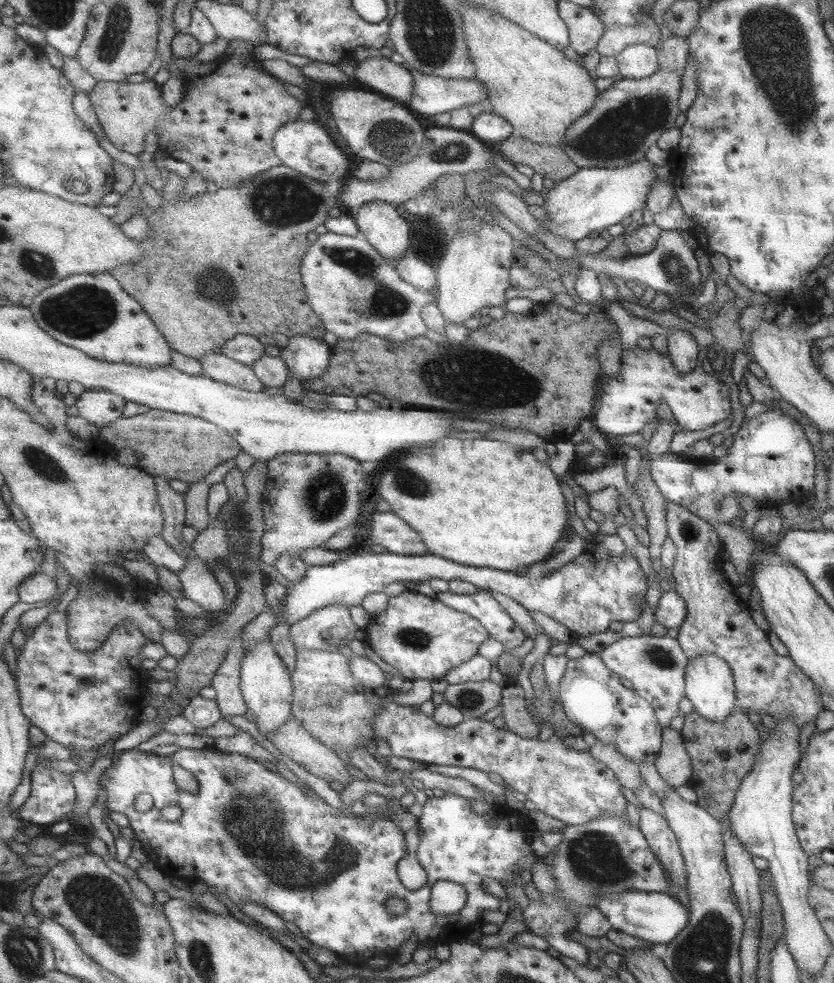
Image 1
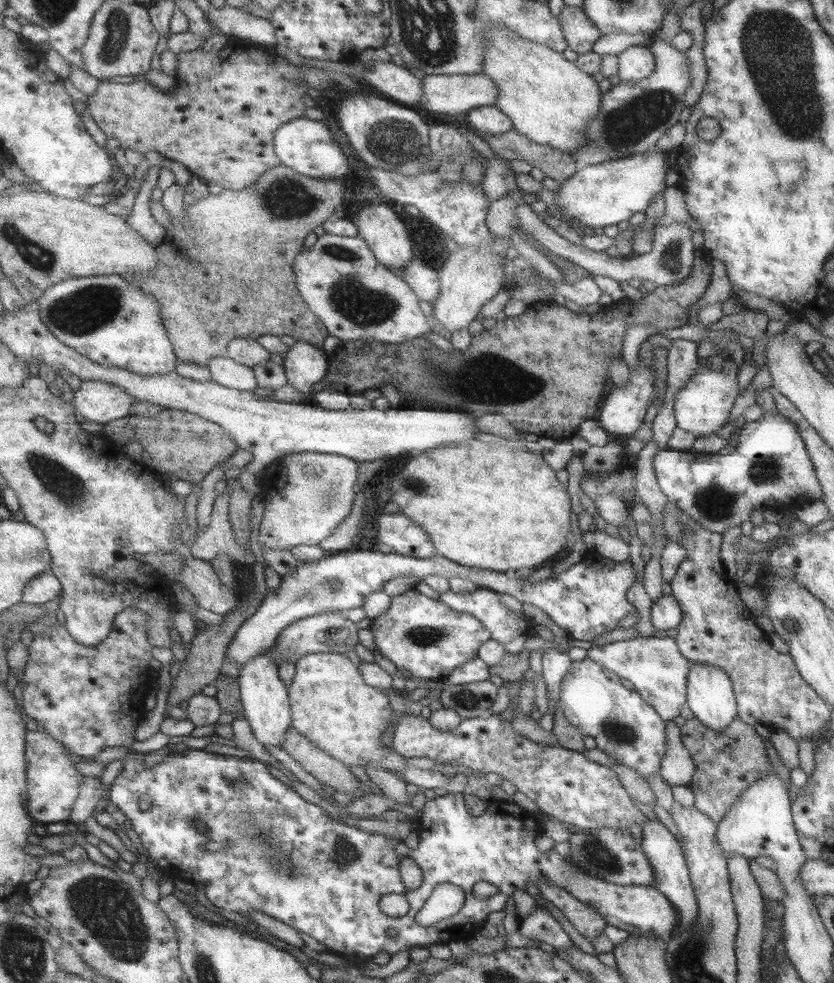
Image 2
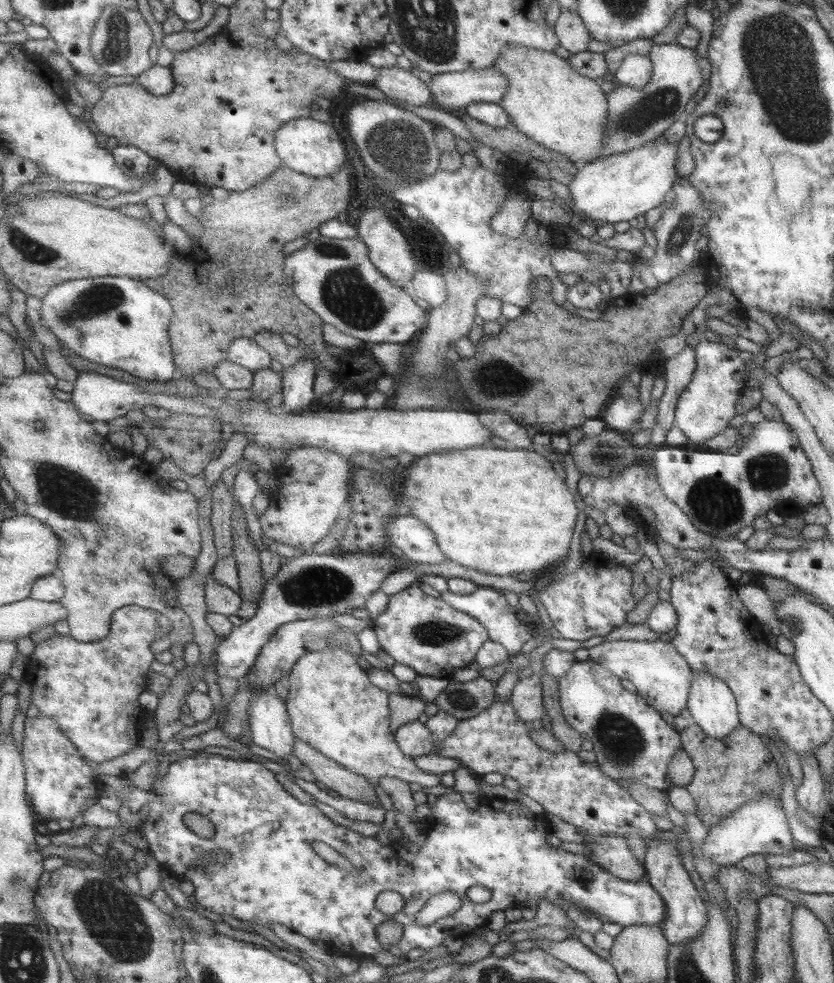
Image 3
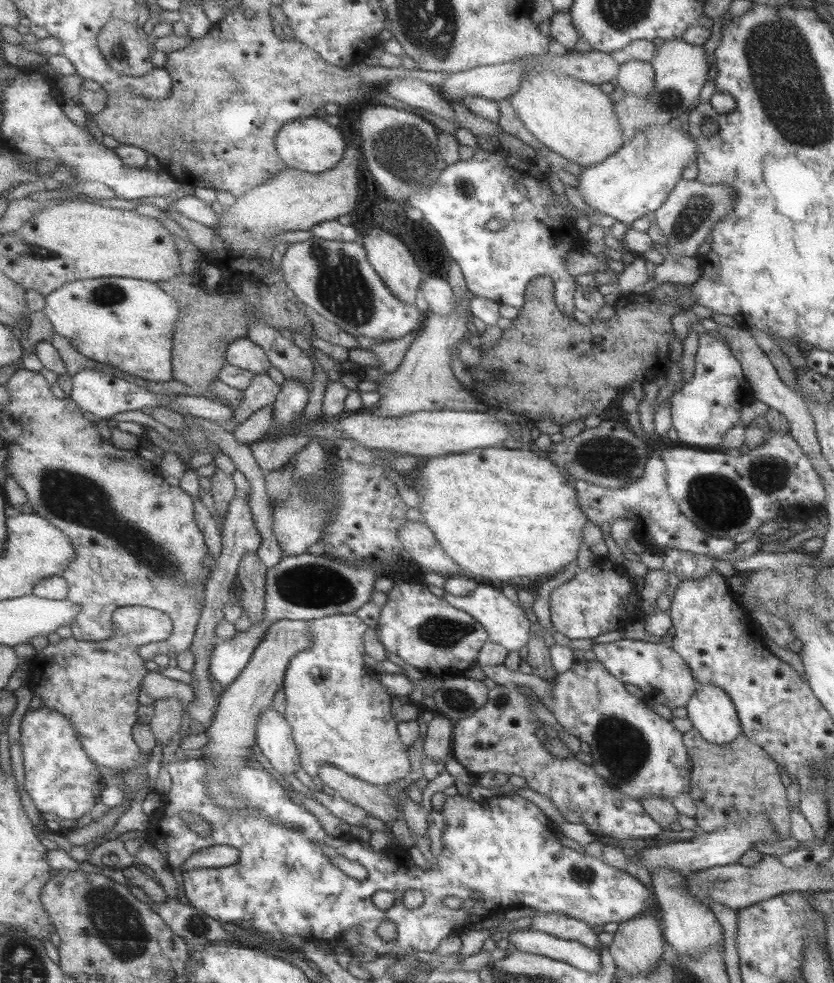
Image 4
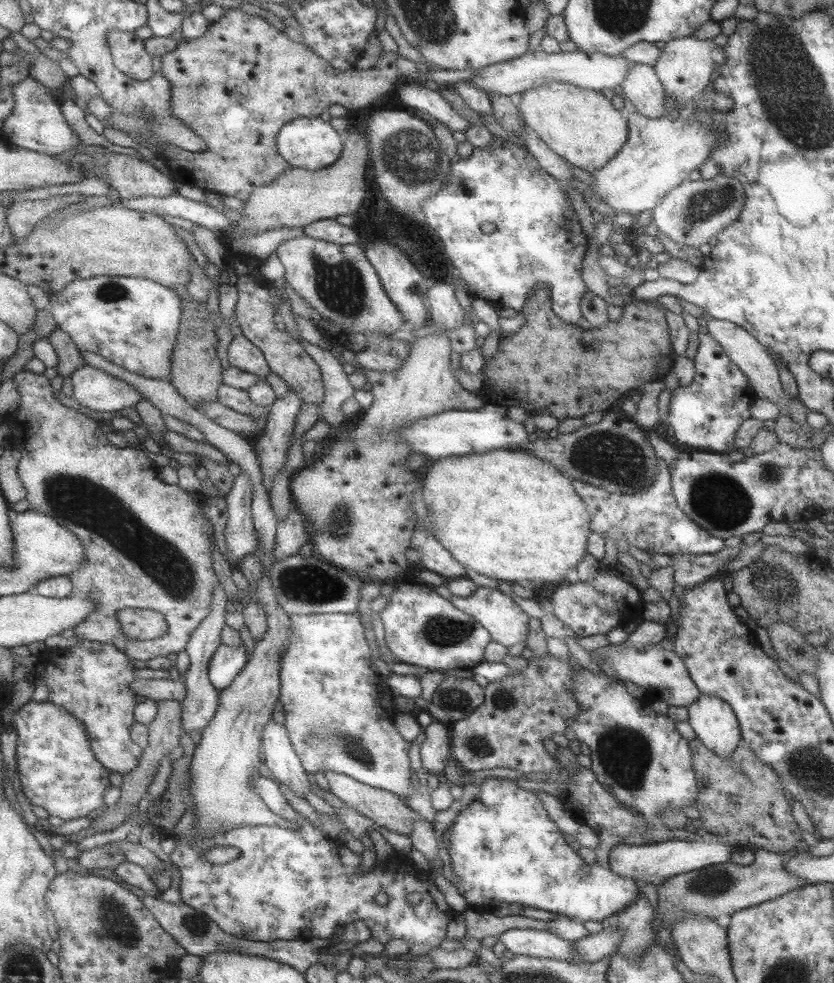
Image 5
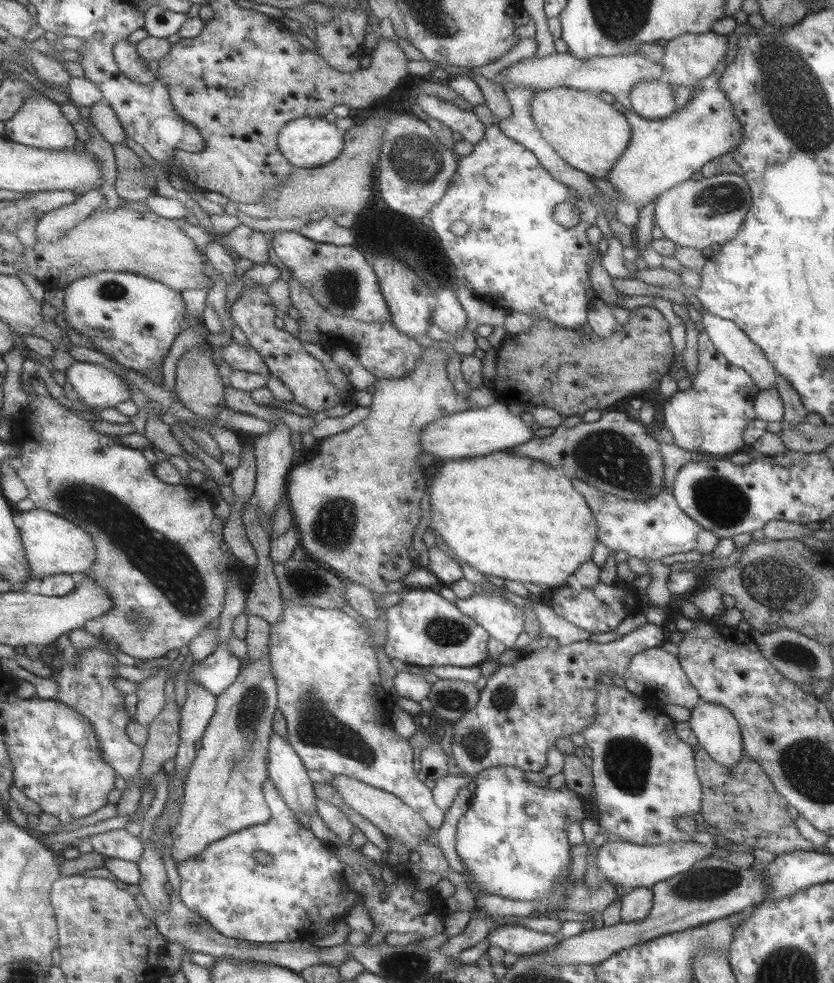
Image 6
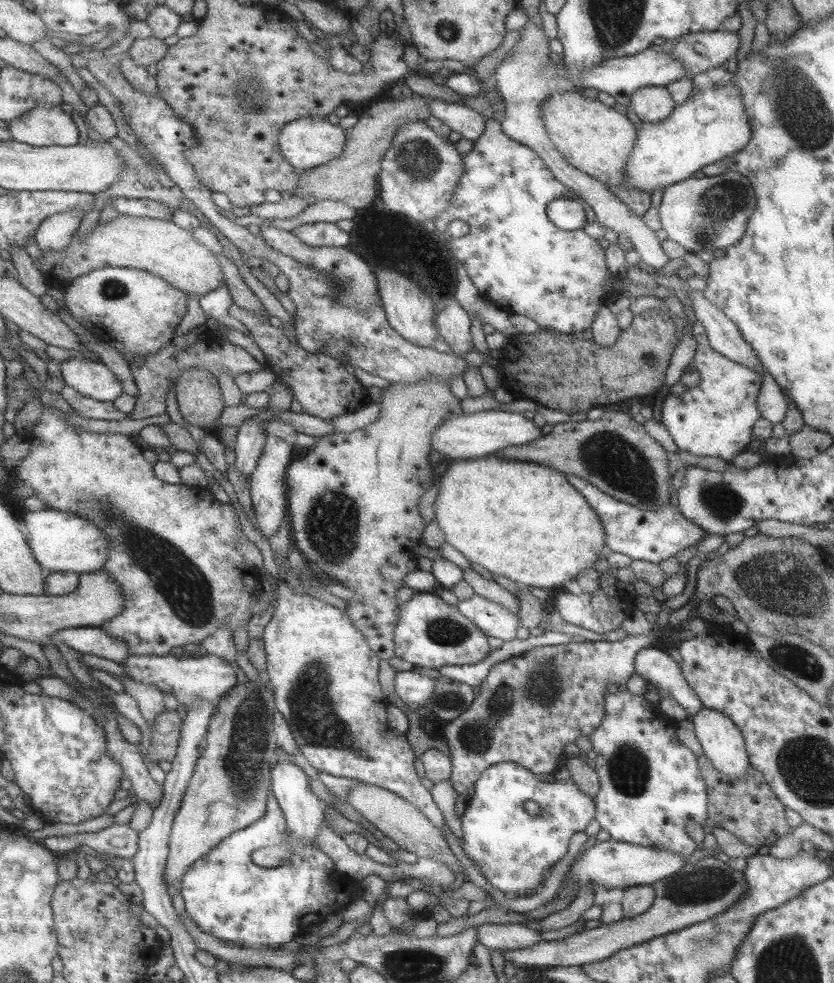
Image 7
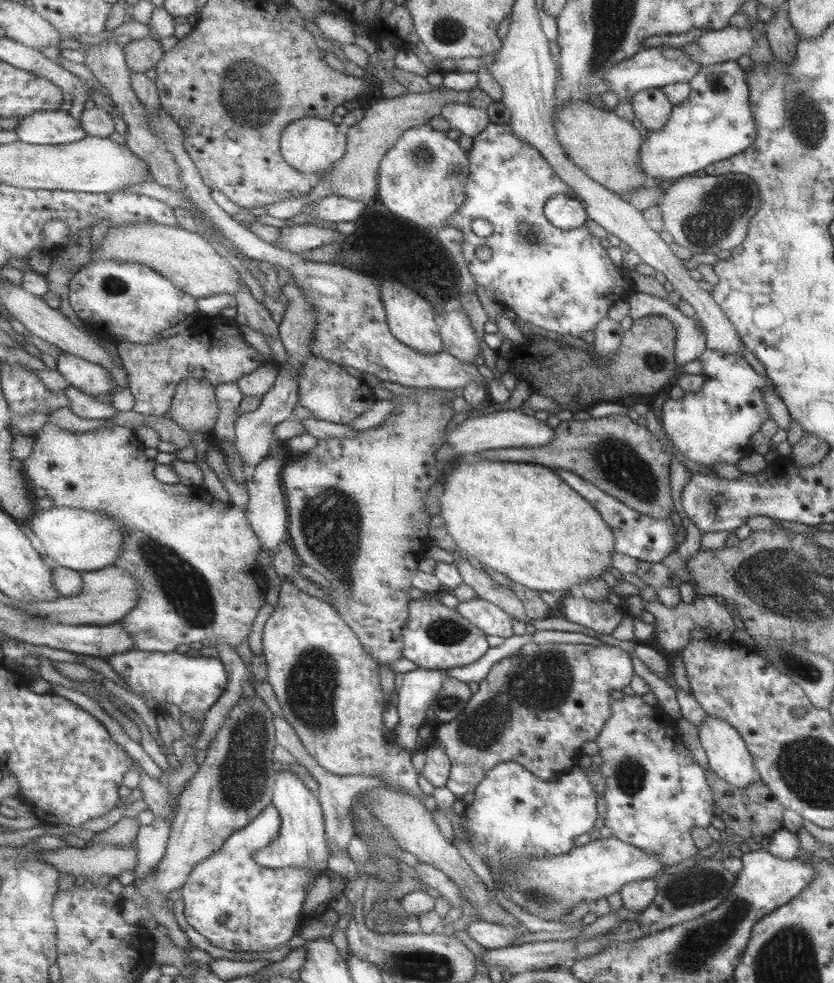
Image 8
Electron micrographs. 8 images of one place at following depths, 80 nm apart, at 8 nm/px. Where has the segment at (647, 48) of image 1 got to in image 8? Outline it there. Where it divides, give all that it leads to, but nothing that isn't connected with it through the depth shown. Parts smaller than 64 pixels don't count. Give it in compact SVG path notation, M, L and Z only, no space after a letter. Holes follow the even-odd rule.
M646 88L630 99L634 117L648 132L662 130L672 110L661 88Z

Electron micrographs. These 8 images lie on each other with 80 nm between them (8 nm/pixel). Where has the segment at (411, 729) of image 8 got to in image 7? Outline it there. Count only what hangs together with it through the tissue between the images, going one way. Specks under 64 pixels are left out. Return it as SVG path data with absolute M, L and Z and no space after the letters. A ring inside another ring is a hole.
M407 668L405 671L395 672L394 689L405 706L417 712L416 708L423 706L433 692L434 678L419 673L418 669Z

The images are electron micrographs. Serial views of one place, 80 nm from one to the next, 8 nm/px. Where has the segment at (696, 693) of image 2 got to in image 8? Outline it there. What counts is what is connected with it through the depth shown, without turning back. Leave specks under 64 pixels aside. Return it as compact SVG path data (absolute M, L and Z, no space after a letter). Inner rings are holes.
M705 716L705 721L701 723L698 730L699 742L706 753L708 765L719 778L722 778L727 784L735 786L739 790L750 786L752 782L757 781L758 774L753 766L752 756L746 749L743 739L731 725L715 719L715 717Z

